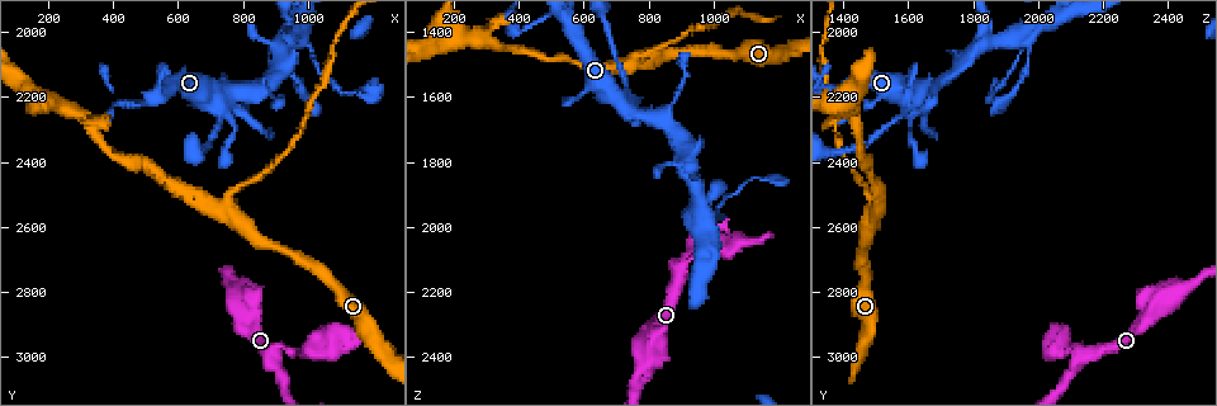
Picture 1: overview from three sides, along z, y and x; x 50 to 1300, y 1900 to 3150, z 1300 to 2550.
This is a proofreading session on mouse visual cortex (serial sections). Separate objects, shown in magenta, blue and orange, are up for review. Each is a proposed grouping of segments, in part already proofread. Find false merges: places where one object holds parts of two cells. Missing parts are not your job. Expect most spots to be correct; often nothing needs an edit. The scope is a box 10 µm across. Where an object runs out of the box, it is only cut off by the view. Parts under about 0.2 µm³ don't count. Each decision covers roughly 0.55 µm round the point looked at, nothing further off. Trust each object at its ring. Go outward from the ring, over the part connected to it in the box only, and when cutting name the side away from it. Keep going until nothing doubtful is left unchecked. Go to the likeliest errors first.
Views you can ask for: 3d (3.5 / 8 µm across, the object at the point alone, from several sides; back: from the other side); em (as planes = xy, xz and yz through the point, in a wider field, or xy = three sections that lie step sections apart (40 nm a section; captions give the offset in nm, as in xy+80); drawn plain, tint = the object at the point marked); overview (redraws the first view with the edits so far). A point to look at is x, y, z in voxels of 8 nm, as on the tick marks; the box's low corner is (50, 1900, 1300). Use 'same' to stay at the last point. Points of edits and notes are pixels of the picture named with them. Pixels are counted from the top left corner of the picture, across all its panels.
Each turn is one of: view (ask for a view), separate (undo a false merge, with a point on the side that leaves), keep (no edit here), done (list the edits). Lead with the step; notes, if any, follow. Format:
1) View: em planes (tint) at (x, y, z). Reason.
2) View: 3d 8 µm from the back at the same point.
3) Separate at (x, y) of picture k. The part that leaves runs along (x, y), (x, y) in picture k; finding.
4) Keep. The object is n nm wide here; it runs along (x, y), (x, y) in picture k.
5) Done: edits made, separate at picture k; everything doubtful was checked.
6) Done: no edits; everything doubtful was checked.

View: 3d 8 µm at (760, 2550, 1500). Branch point.

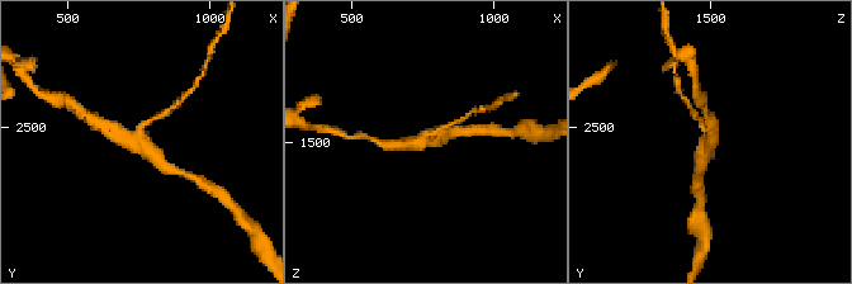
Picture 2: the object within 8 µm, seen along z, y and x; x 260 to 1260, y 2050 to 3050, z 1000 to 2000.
View: em xy step 3 (tint) at the same point. 3 arms meet here; the arms are 150, 300, 350 nm wide.

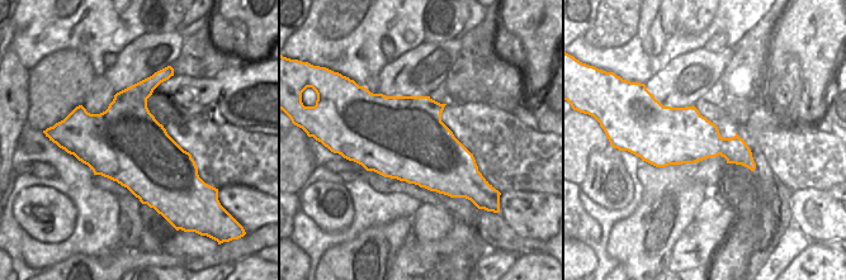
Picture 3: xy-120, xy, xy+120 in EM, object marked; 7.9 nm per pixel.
Keep. All the same cell.

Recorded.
View: 3d 3.5 µm at (710, 2230, 1600). Abrupt turn.

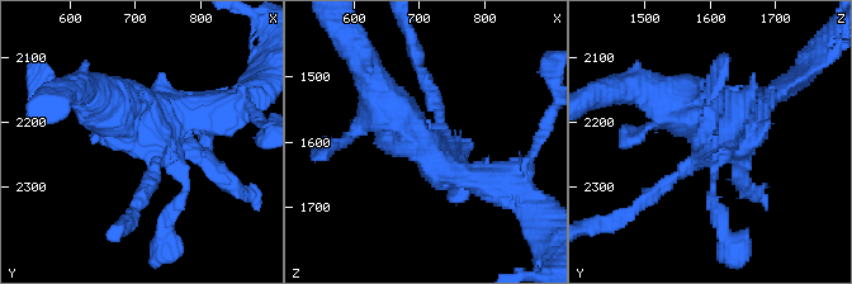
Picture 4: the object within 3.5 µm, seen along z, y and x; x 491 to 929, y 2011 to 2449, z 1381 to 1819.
View: em planes (tint) at (710, 2230, 1600). Shape alone is not enough.

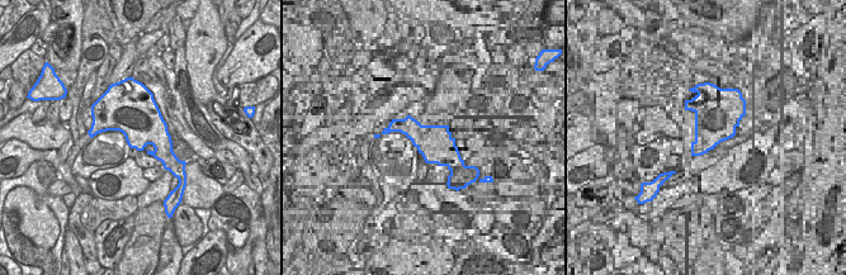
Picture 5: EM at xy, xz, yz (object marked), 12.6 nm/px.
Keep. The object is 550 nm wide here; it runs along (96, 96), (155, 159), (143, 198) in picture 4; all the same cell.

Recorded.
View: 3d 8 µm at (970, 3000, 2070). Thin neck.

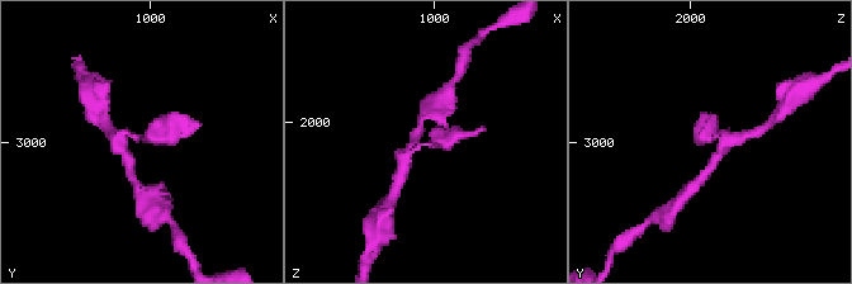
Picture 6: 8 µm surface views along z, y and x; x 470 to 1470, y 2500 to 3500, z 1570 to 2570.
View: 3d 3.5 µm at the same point. Zoom in.

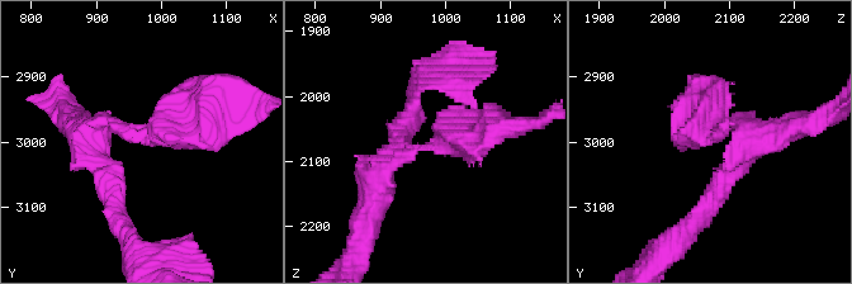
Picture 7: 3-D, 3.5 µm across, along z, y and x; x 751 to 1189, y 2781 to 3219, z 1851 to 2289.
View: em xy step 5 (tint) at (980, 2990, 2070). Now the EM.

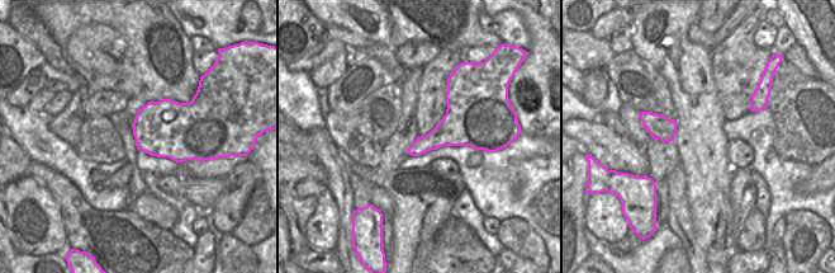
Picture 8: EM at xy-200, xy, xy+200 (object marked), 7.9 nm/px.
Keep. It runs along (375, 192), (415, 150), (500, 123) in picture 7; continuous, no second cell.

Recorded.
Done: no edits; everything doubtful was checked.

